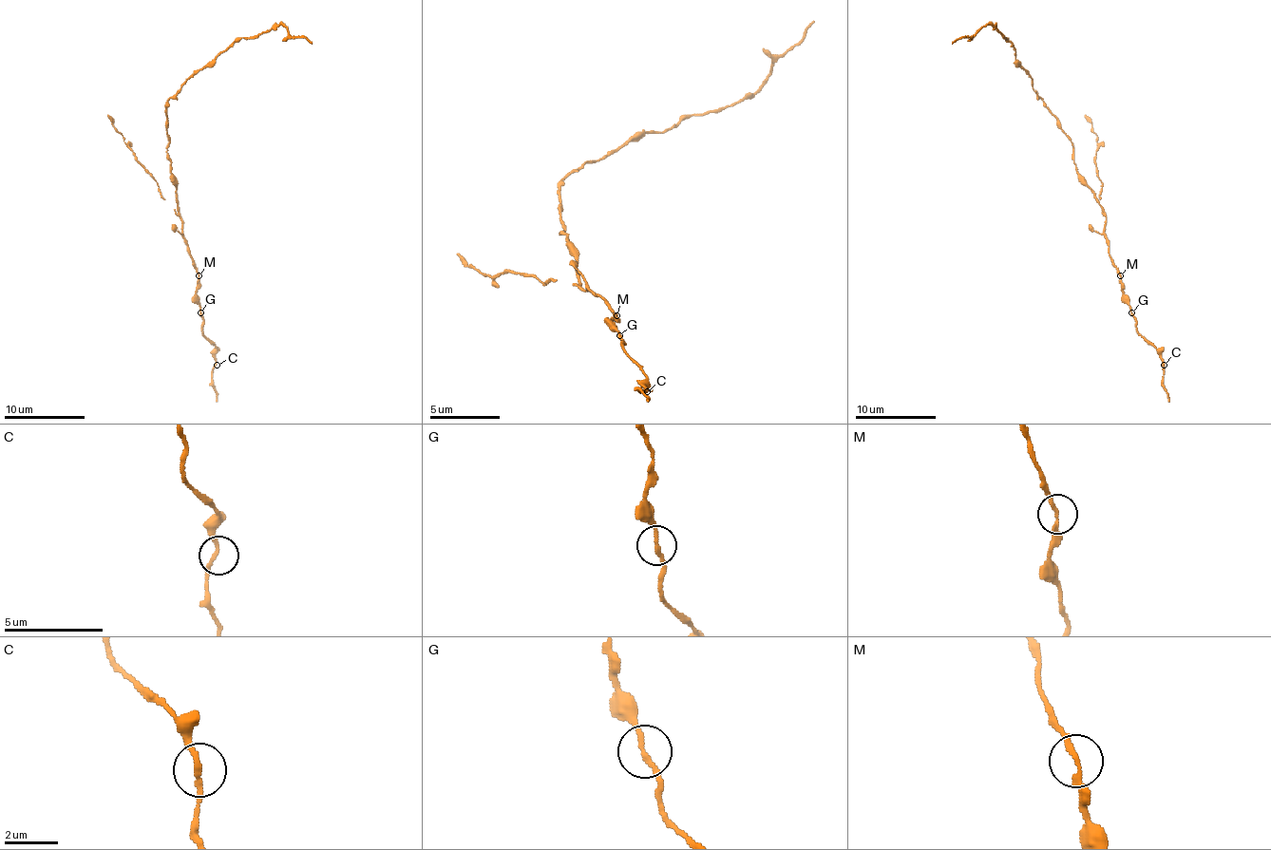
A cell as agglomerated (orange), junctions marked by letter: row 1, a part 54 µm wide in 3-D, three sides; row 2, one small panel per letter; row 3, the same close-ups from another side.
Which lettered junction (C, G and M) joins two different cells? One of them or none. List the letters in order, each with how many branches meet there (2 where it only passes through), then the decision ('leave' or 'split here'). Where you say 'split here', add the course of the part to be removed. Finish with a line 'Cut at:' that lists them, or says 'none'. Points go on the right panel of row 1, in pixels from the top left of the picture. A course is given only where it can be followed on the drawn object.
C: branches 2; leave
G: branches 2; leave
M: branches 2; leave
Cut at: none

